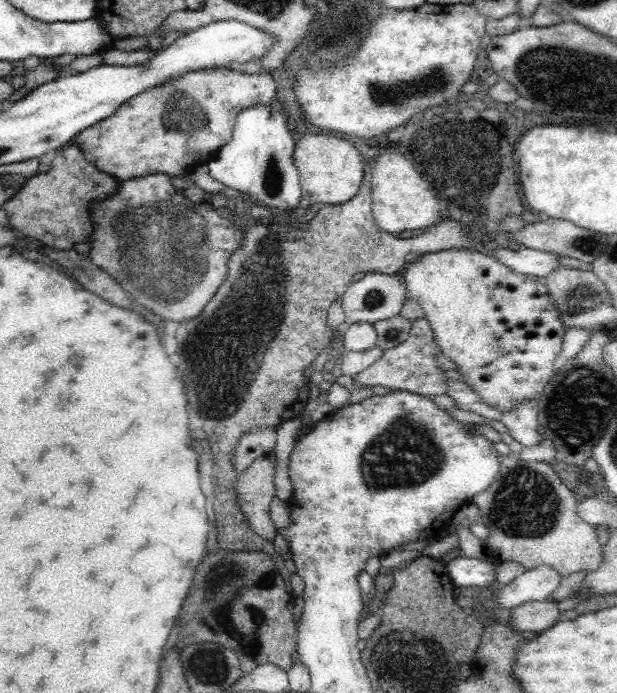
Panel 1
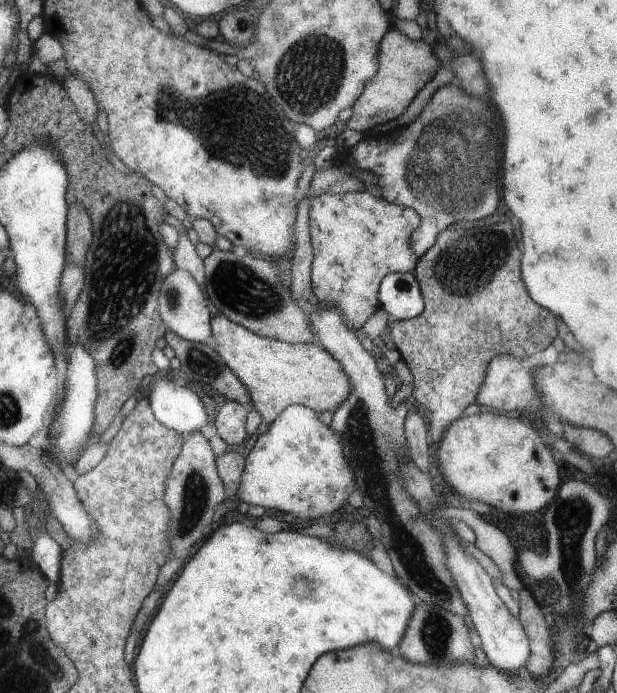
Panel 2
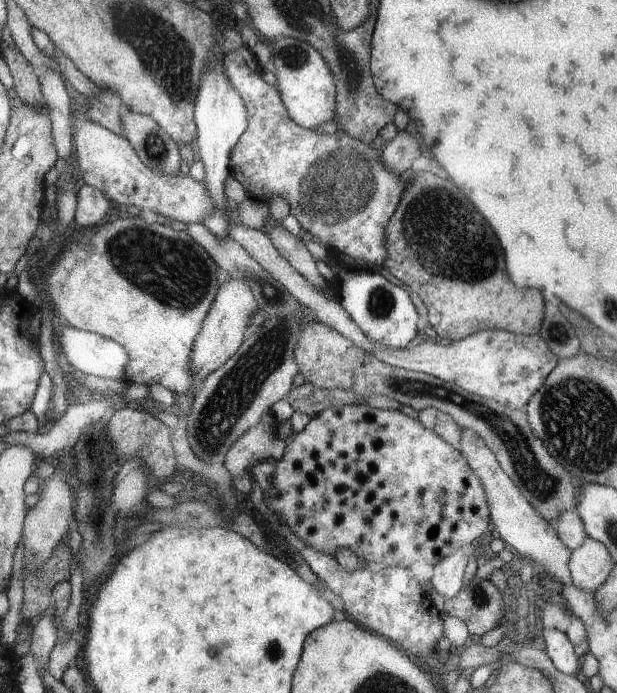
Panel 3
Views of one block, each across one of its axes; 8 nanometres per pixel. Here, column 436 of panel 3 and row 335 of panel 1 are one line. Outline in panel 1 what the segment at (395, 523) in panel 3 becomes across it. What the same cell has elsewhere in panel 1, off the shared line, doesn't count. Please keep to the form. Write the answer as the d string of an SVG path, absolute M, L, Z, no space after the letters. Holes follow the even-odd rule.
M450 248L448 250L438 250L438 252L421 255L418 260L407 264L400 275L407 286L408 297L414 299L424 309L427 321L433 330L437 346L441 348L441 352L445 356L450 358L458 366L458 372L464 376L462 382L468 385L468 387L473 388L473 391L481 397L482 403L487 403L490 407L495 407L502 414L506 411L515 410L519 407L520 403L527 403L530 399L538 400L540 394L543 392L543 388L551 382L552 376L556 372L560 372L555 369L555 358L563 346L563 336L566 326L559 317L559 312L556 310L555 305L552 304L549 294L546 294L546 290L544 294L532 294L536 290L536 282L534 280L530 280L530 278L526 280L524 275L505 267L499 260L488 256L486 252L480 250L470 251L468 248Z

